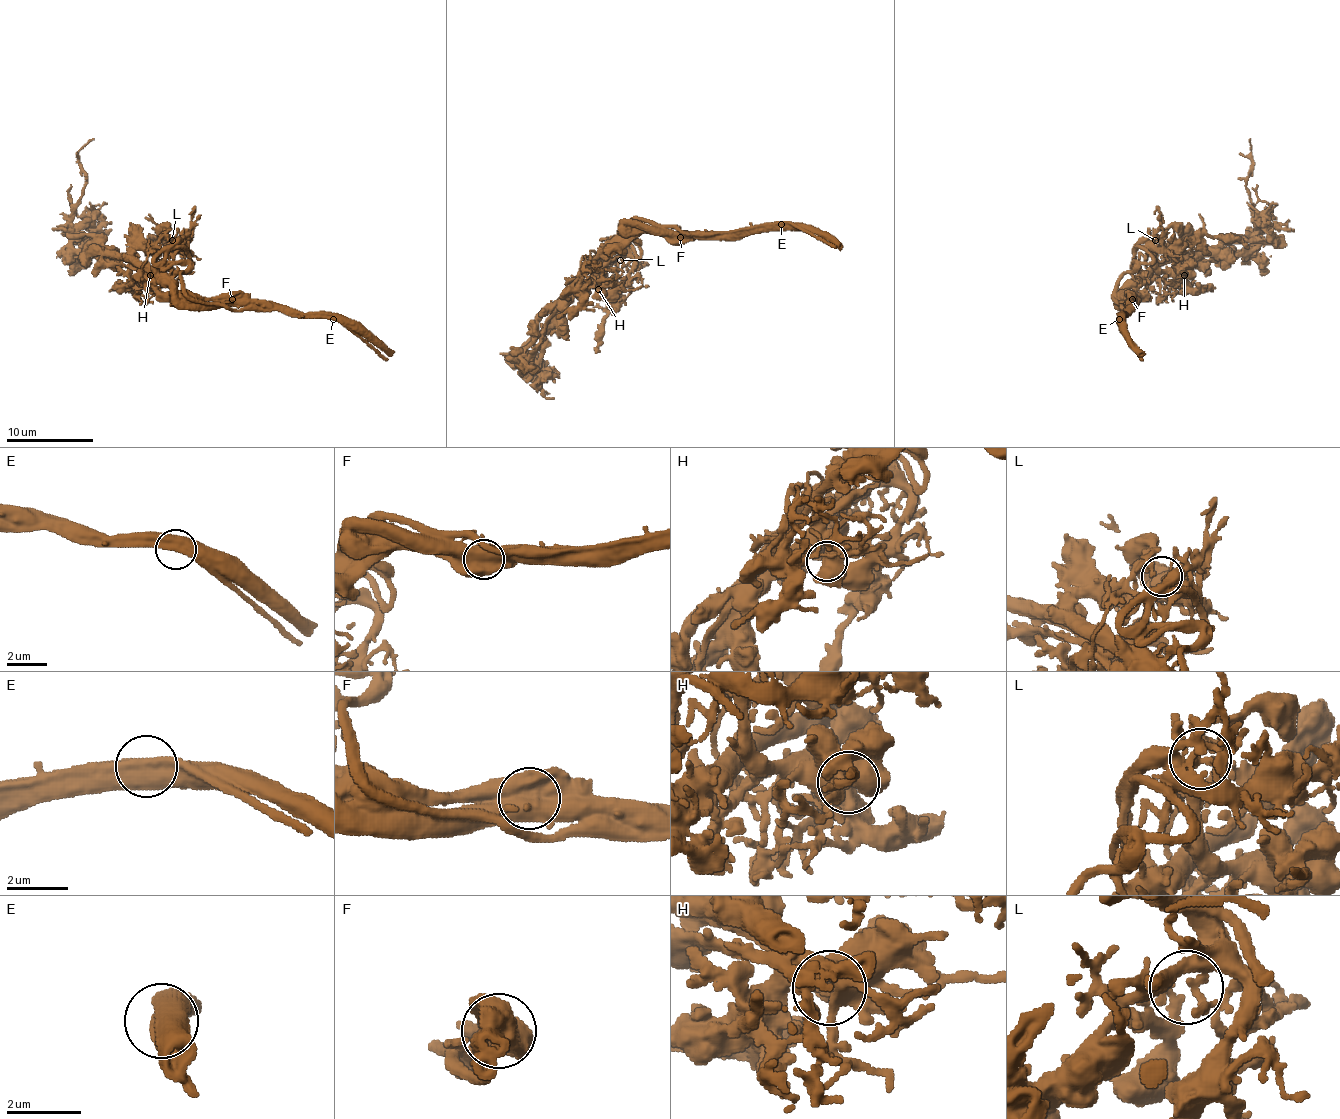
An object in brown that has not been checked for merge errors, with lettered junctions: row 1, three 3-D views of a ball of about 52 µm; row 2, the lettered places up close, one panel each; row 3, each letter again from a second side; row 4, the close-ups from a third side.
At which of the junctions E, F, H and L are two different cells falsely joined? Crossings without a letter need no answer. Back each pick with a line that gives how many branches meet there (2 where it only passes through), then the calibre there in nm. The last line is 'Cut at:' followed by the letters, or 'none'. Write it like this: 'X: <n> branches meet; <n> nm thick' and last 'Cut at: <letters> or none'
E: 2 branches meet; 600 nm thick
F: 3 branches meet; 800 nm thick
Cut at: E, F

